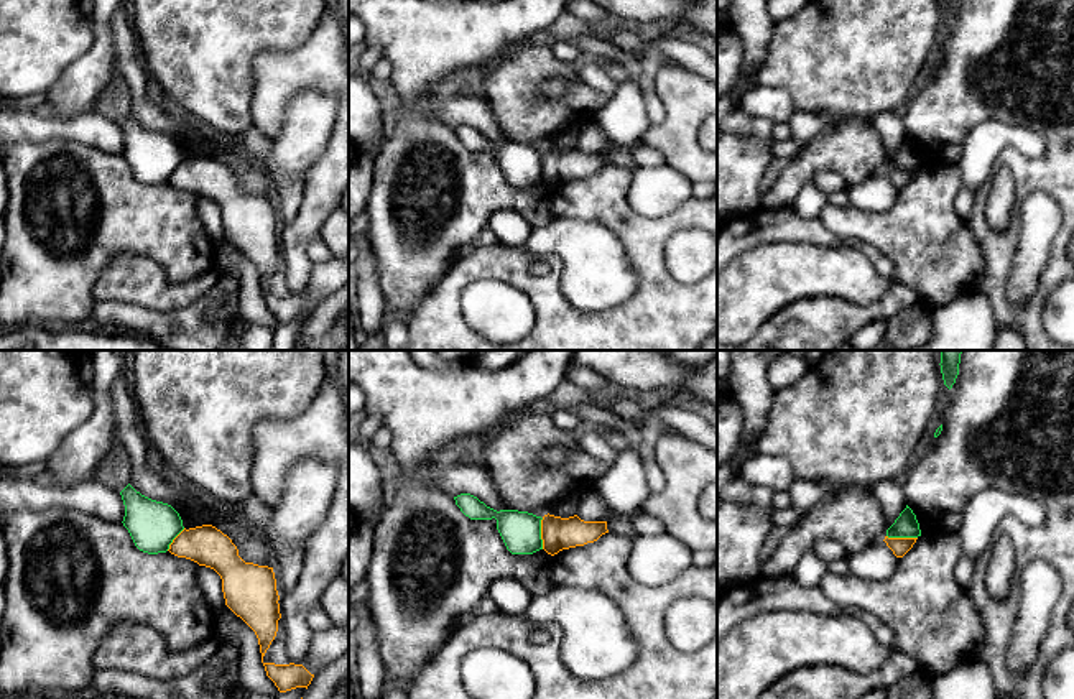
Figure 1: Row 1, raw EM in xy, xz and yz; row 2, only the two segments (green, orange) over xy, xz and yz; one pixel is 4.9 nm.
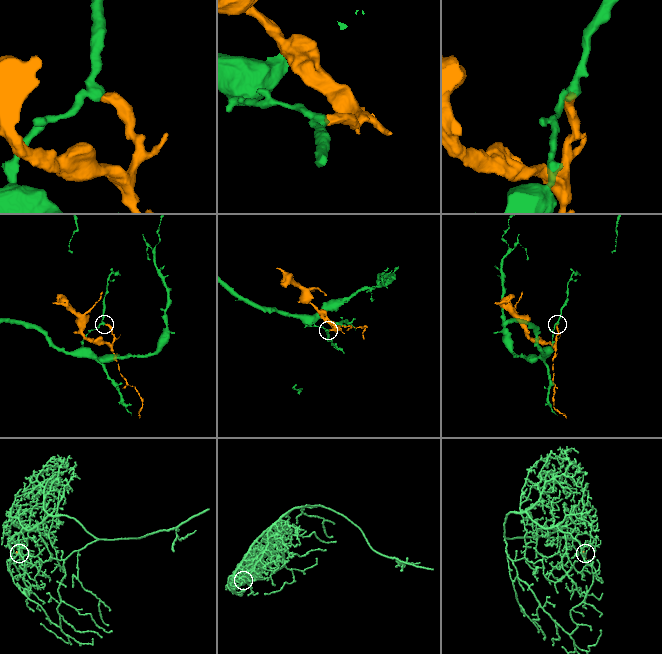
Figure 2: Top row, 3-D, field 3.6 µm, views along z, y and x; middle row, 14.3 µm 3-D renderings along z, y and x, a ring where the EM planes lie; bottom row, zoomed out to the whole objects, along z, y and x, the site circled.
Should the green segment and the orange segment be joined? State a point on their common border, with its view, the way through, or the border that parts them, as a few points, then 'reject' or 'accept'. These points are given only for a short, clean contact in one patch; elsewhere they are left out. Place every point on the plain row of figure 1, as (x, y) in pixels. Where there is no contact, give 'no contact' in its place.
contact xz (540, 165); border xz (543, 150), (541, 180); reject

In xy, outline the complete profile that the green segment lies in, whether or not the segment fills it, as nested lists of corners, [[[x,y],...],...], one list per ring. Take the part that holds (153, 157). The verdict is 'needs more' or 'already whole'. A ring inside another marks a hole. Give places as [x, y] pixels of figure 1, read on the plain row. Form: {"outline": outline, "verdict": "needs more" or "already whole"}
{"outline": [[[130,115],[120,123],[128,161],[135,178],[148,186],[166,184],[173,171],[184,161],[179,145],[168,135],[151,132]]], "verdict": "already whole"}

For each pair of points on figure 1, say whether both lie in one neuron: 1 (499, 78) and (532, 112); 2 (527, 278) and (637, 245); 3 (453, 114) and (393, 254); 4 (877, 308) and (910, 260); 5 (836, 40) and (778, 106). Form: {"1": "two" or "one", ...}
{"1": "one", "2": "one", "3": "two", "4": "two", "5": "two"}

